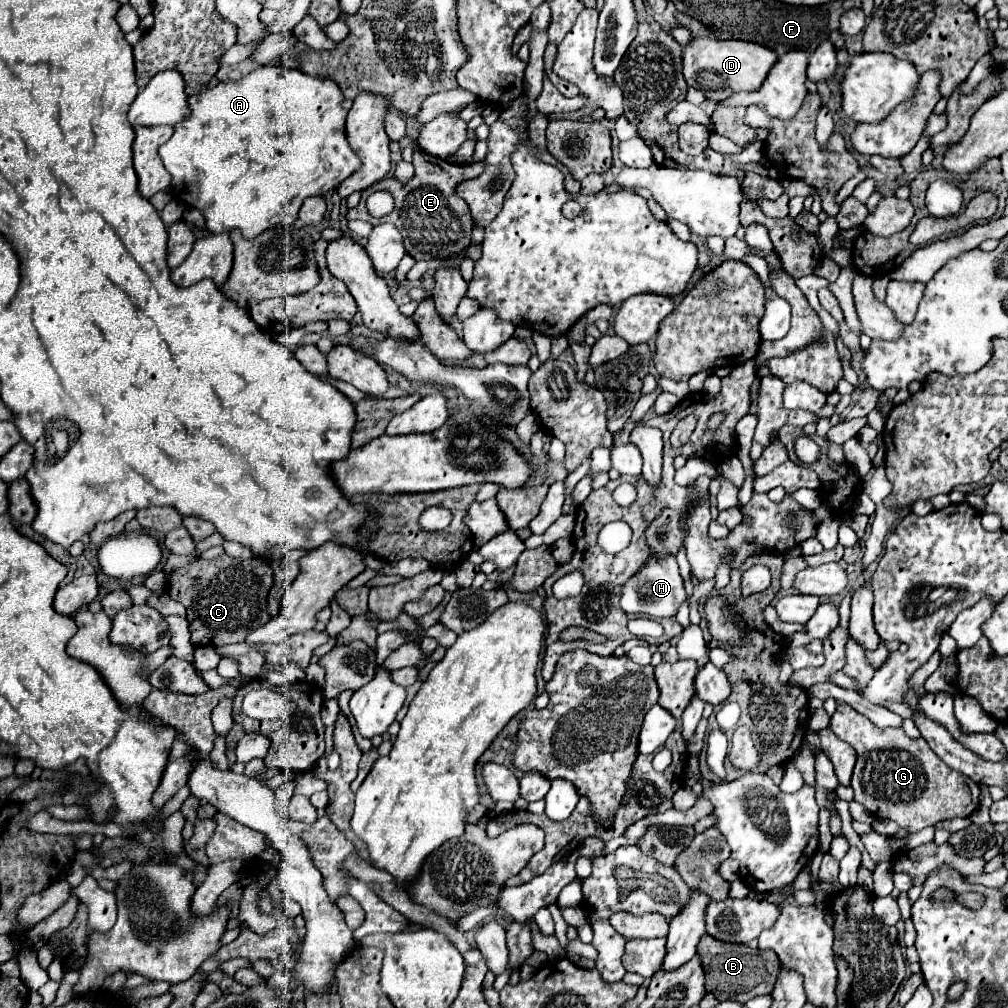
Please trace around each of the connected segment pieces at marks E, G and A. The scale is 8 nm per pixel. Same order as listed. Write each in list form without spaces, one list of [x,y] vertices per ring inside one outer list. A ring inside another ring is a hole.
[[[414,143],[414,179],[408,185],[398,183],[394,177],[386,177],[380,183],[374,183],[372,187],[362,191],[362,199],[356,207],[352,207],[346,215],[348,221],[362,219],[368,223],[380,223],[380,221],[390,221],[394,223],[402,237],[404,237],[404,247],[406,251],[416,259],[442,259],[442,257],[452,257],[460,251],[464,251],[472,243],[472,215],[468,209],[468,203],[456,195],[456,175],[480,175],[484,171],[484,161],[476,161],[470,165],[456,165],[450,161],[442,159],[432,159],[426,151],[420,149],[418,143]],[[374,191],[390,191],[396,199],[396,207],[388,217],[374,219],[366,211],[366,199]]]
[[[844,703],[838,705],[836,713],[832,715],[830,729],[856,749],[858,761],[852,775],[854,799],[874,817],[892,819],[900,827],[908,827],[910,833],[914,833],[944,819],[970,817],[978,809],[978,783],[944,765],[942,759],[930,749],[926,739],[910,739],[900,727],[880,729],[872,725],[868,717]]]
[[[264,65],[258,67],[256,71],[248,73],[246,77],[242,77],[240,81],[226,81],[226,83],[218,83],[214,89],[206,89],[204,93],[192,95],[188,99],[190,107],[192,107],[192,115],[190,119],[186,119],[184,123],[176,125],[172,137],[160,147],[160,157],[164,167],[168,169],[168,173],[172,175],[172,195],[178,201],[184,201],[190,207],[196,207],[204,219],[206,219],[206,227],[210,233],[224,233],[230,229],[240,229],[242,235],[246,239],[254,239],[256,235],[260,235],[262,231],[266,231],[268,227],[276,227],[276,225],[292,225],[298,217],[298,211],[302,207],[302,201],[310,195],[326,195],[334,189],[338,189],[338,185],[350,177],[354,171],[360,169],[362,161],[356,155],[356,151],[350,147],[348,137],[346,137],[346,113],[352,105],[350,99],[346,99],[342,95],[342,89],[338,87],[338,83],[330,77],[312,77],[308,73],[302,73],[298,69],[286,69],[286,67],[274,67],[274,65]]]

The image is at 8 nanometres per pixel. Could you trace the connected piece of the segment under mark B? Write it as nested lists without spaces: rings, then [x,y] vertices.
[[[704,935],[698,945],[702,967],[706,973],[706,991],[712,991],[718,1001],[736,999],[740,1003],[750,1001],[756,995],[766,995],[774,989],[780,977],[780,959],[774,951],[760,951],[740,943],[722,943],[710,935]]]

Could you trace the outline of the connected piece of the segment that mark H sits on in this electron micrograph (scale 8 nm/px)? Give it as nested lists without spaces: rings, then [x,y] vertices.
[[[666,555],[660,561],[648,563],[648,567],[644,567],[644,571],[640,571],[636,579],[632,579],[632,583],[624,585],[620,605],[624,607],[626,613],[640,613],[640,615],[650,615],[650,617],[660,619],[660,617],[676,615],[684,599],[686,599],[686,591],[684,591],[684,581],[676,565],[676,557]]]

